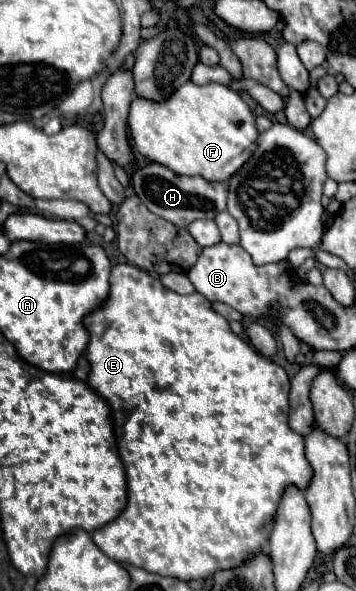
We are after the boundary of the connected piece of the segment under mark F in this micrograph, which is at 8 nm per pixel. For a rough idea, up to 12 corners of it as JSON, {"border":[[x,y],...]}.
{"border":[[191,80],[135,96],[135,150],[227,182],[259,134],[237,92]]}

